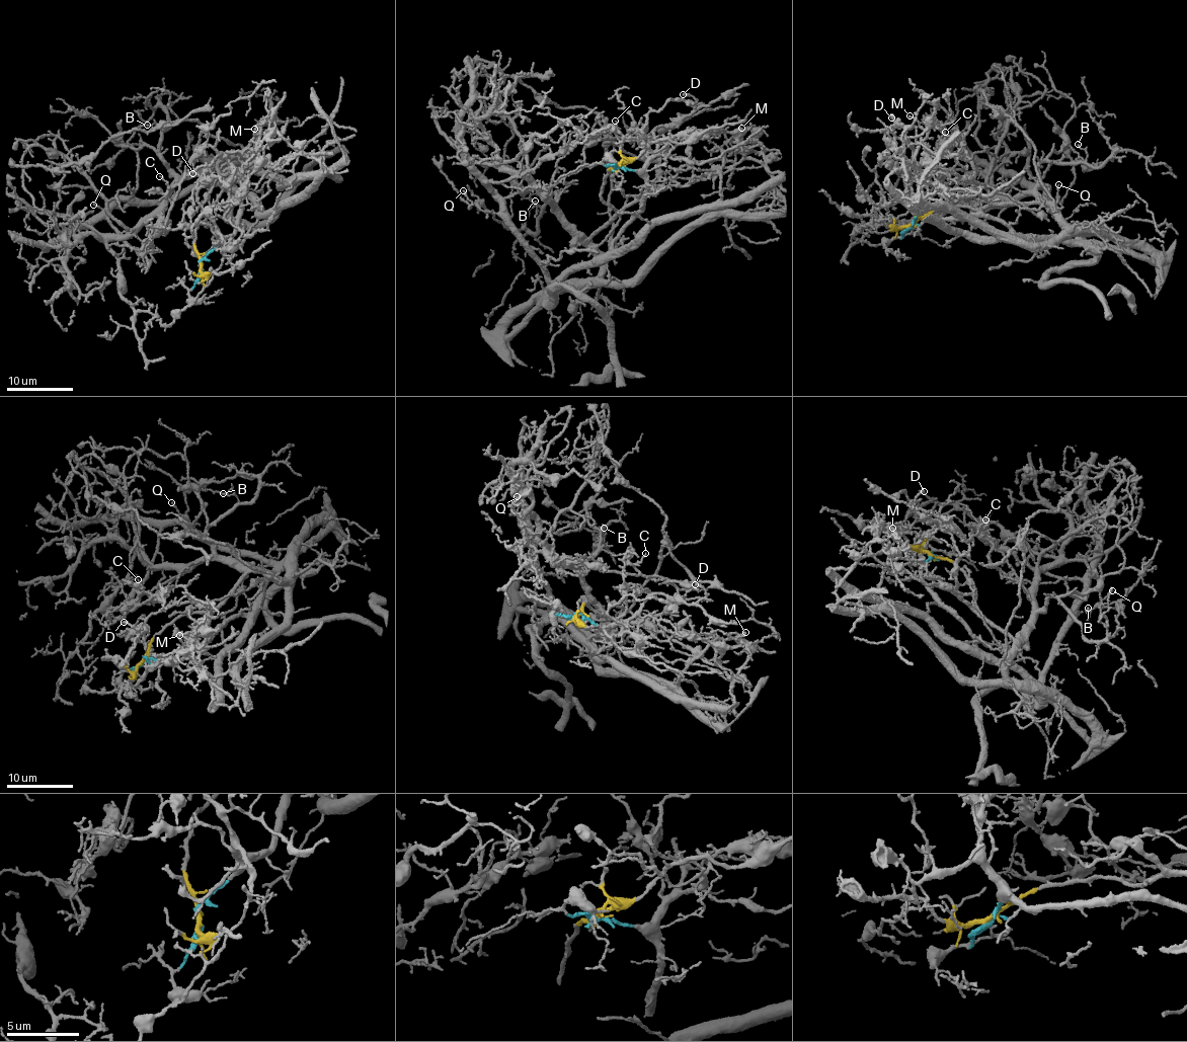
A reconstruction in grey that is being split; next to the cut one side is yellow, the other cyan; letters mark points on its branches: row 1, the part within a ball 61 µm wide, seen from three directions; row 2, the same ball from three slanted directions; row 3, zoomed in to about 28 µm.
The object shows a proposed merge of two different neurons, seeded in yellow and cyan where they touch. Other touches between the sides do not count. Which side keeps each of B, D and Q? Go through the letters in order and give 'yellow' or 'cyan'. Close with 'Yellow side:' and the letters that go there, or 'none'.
B: yellow
D: cyan
Q: cyan
Yellow side: B

